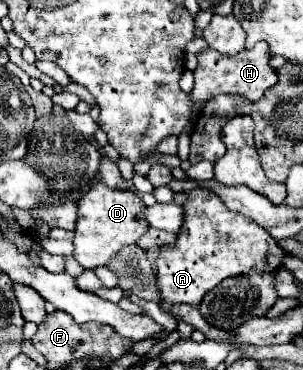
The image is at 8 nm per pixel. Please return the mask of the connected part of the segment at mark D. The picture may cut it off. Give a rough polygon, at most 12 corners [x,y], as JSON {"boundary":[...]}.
{"boundary":[[96,181],[78,203],[74,257],[108,261],[146,233],[142,199]]}

